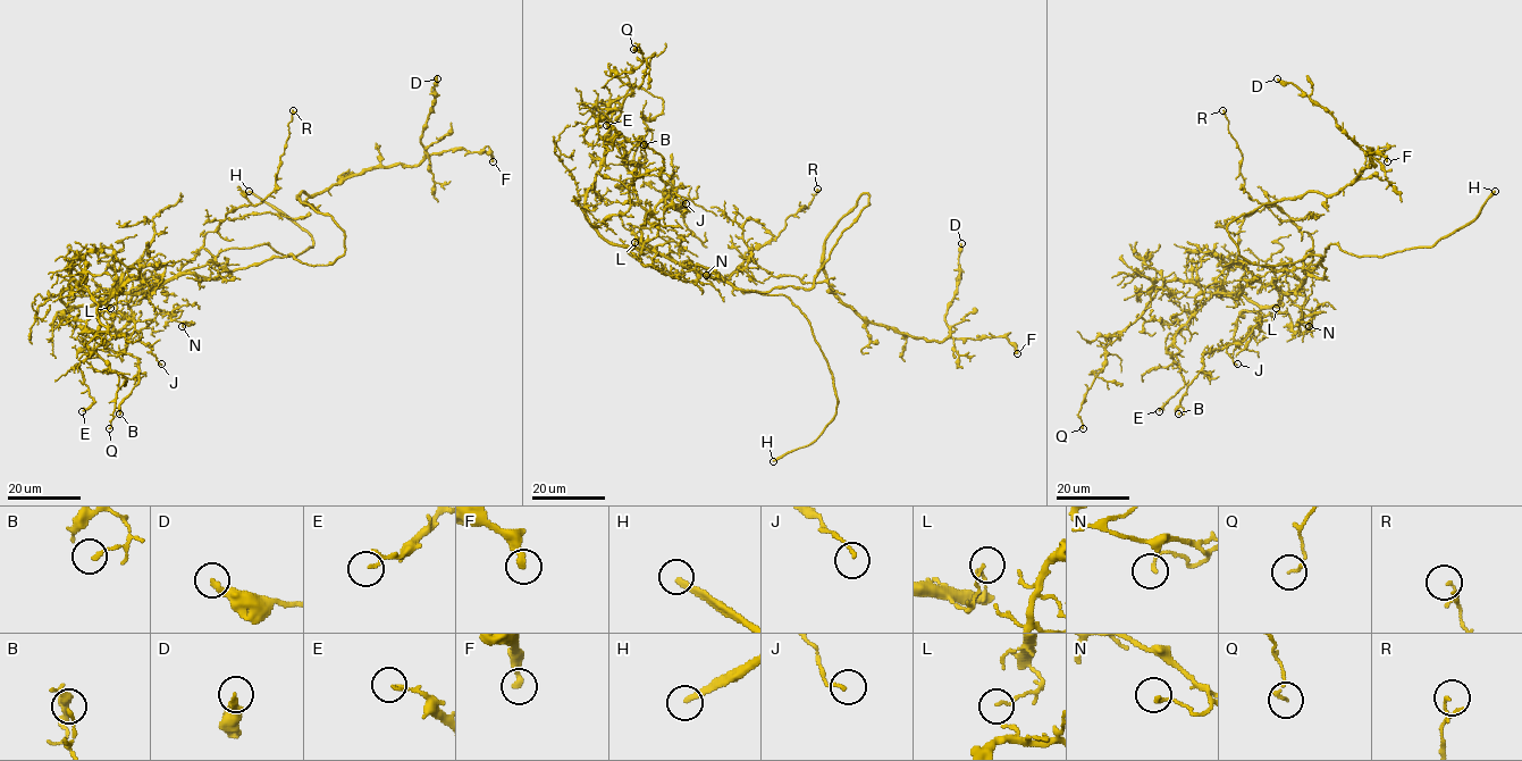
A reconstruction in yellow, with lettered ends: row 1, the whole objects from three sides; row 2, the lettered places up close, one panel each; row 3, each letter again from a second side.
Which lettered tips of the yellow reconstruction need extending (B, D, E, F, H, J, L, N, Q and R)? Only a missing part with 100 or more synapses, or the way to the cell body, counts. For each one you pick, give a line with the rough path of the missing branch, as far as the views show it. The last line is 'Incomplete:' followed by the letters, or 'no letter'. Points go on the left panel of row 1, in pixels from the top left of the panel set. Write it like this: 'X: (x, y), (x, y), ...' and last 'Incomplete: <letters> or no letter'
H: (249, 191), (199, 135), (198, 123), (203, 111), (203, 97)
Incomplete: H

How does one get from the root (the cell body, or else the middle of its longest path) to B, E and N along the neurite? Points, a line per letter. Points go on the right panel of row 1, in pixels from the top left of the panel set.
B: (1320, 259), (1322, 279), (1306, 274), (1261, 310), (1260, 326), (1246, 336), (1203, 354), (1178, 414)
E: (1320, 259), (1323, 277), (1306, 274), (1292, 292), (1253, 281), (1200, 294), (1168, 349), (1184, 385), (1159, 411)
N: (1320, 259), (1323, 277), (1306, 274), (1287, 295), (1301, 309), (1300, 336), (1314, 312), (1300, 320), (1309, 326)

